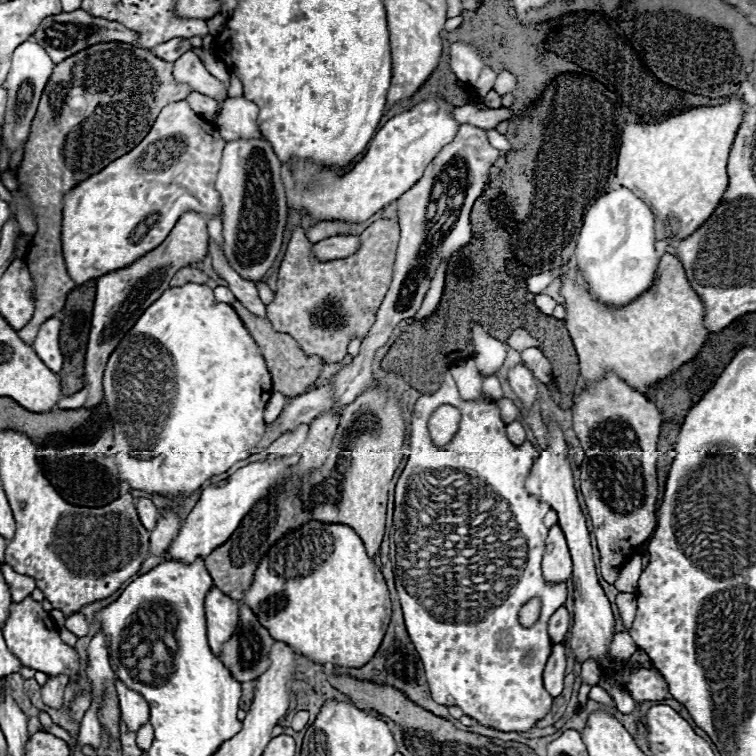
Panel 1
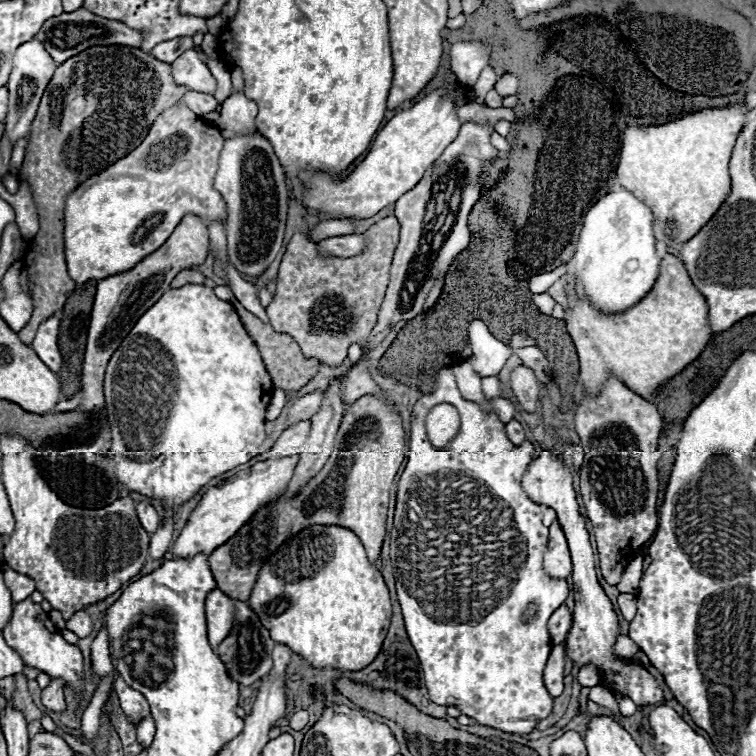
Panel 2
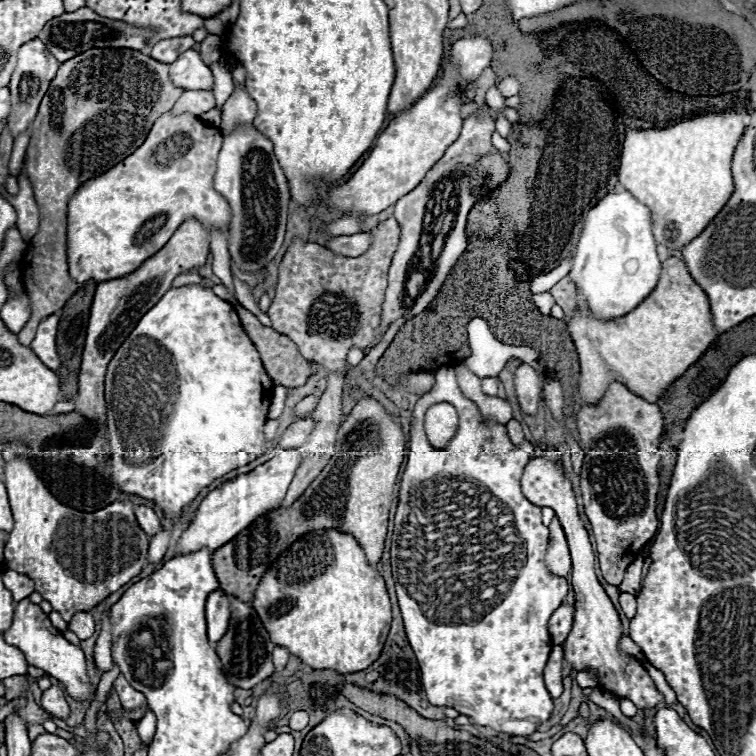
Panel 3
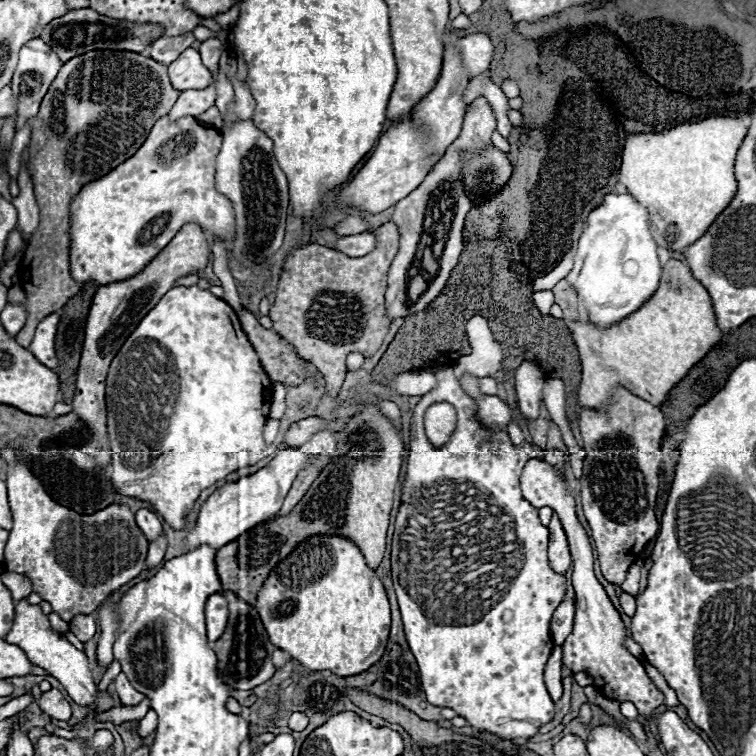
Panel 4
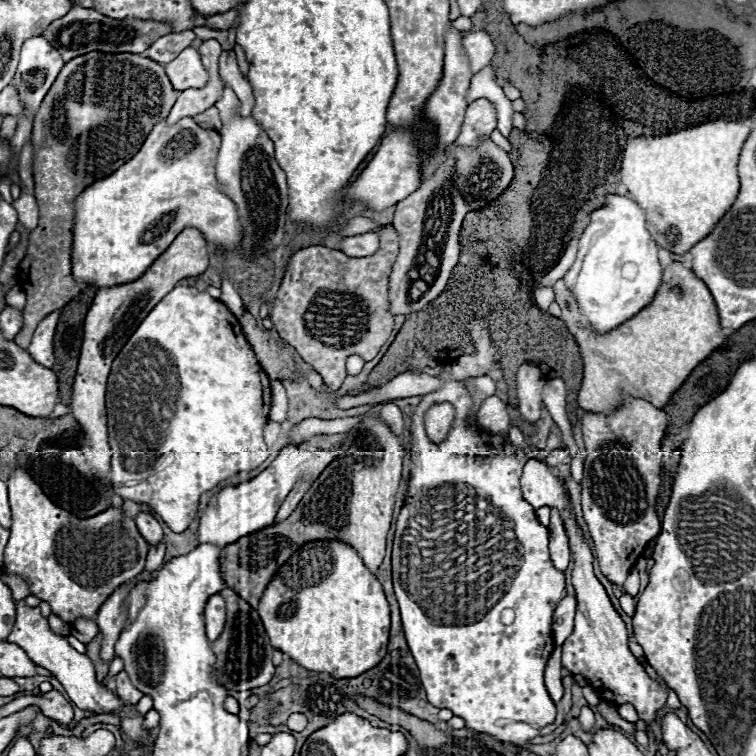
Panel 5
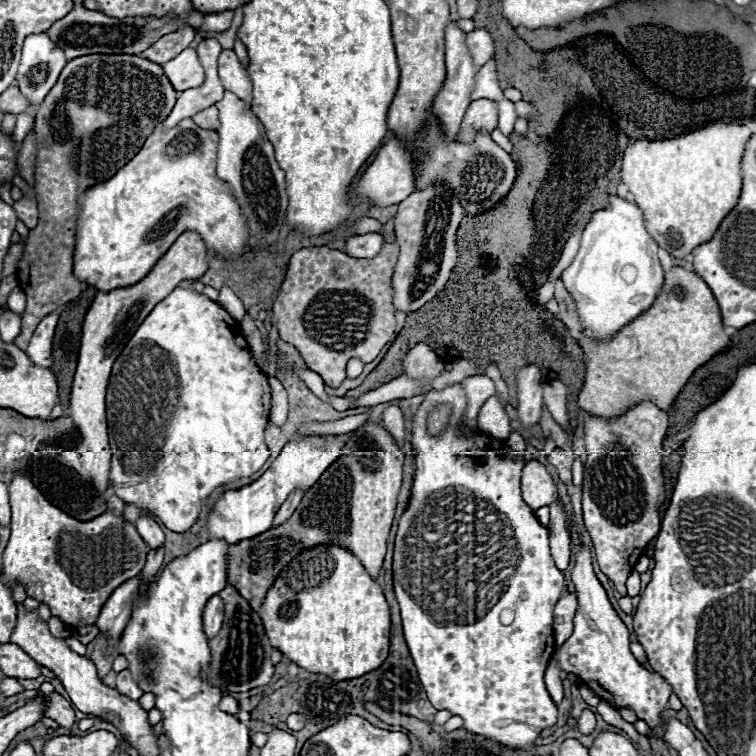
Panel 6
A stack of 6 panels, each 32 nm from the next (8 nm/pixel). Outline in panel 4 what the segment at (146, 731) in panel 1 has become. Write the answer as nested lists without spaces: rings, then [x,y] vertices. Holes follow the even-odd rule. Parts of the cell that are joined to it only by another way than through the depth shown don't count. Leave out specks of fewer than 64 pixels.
[[[148,710],[148,714],[140,720],[140,726],[138,726],[138,732],[140,736],[146,740],[154,730],[156,730],[156,724],[158,724],[158,716],[154,710]]]

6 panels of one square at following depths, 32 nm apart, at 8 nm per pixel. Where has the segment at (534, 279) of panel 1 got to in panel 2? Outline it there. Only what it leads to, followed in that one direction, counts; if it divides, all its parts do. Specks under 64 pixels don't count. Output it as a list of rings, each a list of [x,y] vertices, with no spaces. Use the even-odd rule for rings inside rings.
[[[562,264],[560,268],[548,272],[548,274],[538,274],[538,276],[532,276],[530,278],[530,292],[532,294],[542,294],[546,292],[560,276],[564,276],[564,272],[568,270],[568,264]]]

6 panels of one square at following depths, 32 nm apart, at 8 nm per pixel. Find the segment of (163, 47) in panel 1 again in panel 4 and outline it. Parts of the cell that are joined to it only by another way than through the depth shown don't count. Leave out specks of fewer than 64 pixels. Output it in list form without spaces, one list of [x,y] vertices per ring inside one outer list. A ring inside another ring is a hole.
[[[182,34],[182,36],[176,36],[176,38],[158,38],[150,46],[150,58],[154,58],[156,62],[162,62],[162,64],[170,64],[186,48],[190,48],[192,42],[194,42],[192,34]]]

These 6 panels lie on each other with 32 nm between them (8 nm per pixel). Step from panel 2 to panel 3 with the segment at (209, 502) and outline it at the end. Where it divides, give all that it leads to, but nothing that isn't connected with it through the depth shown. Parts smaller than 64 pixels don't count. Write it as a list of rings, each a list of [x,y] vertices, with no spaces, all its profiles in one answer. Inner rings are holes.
[[[290,450],[280,454],[278,458],[272,458],[256,466],[252,472],[238,474],[234,480],[228,480],[222,486],[208,492],[208,496],[202,500],[202,504],[194,512],[192,522],[188,524],[188,528],[182,532],[178,540],[178,546],[176,546],[178,554],[186,556],[202,548],[216,550],[224,546],[224,542],[230,542],[240,530],[244,530],[244,526],[250,526],[258,516],[278,508],[284,500],[284,494],[300,462],[302,462],[302,454],[298,450]]]

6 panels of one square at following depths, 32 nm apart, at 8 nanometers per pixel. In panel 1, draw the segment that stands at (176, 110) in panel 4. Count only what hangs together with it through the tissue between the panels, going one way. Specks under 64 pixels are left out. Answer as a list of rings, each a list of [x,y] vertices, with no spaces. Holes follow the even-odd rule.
[[[192,92],[186,98],[192,106],[192,110],[196,110],[196,114],[216,114],[218,112],[218,102],[210,96],[204,96],[200,92]]]

